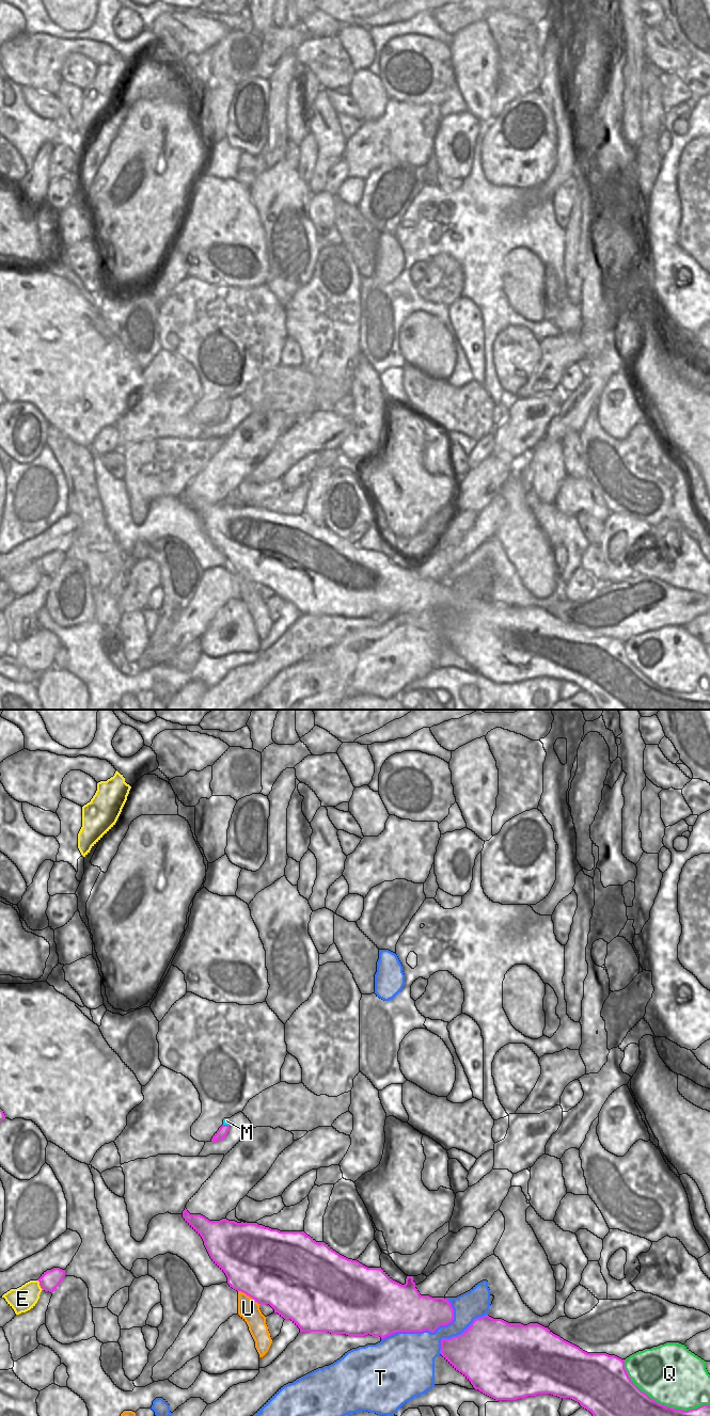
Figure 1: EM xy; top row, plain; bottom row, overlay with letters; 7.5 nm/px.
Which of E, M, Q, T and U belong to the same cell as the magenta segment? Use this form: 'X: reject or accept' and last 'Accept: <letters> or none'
E: reject
M: reject
Q: reject
T: reject
U: reject
Accept: none

